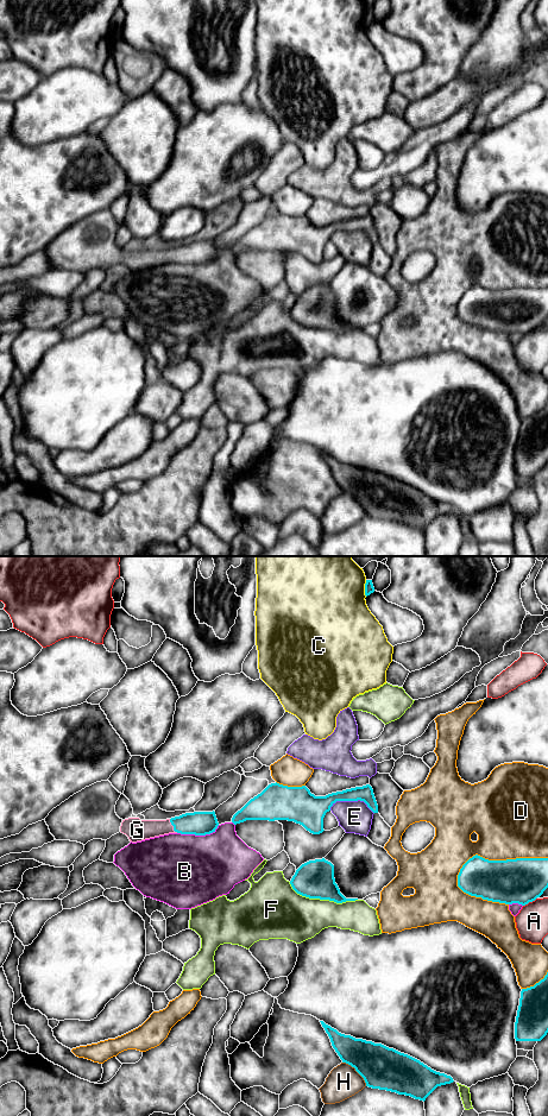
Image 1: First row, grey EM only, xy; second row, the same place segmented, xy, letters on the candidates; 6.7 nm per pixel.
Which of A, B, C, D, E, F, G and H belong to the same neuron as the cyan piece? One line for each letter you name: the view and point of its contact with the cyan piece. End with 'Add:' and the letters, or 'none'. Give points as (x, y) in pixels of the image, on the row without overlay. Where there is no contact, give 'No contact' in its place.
G: Touches cyan at xy (172, 254)
Add: G

